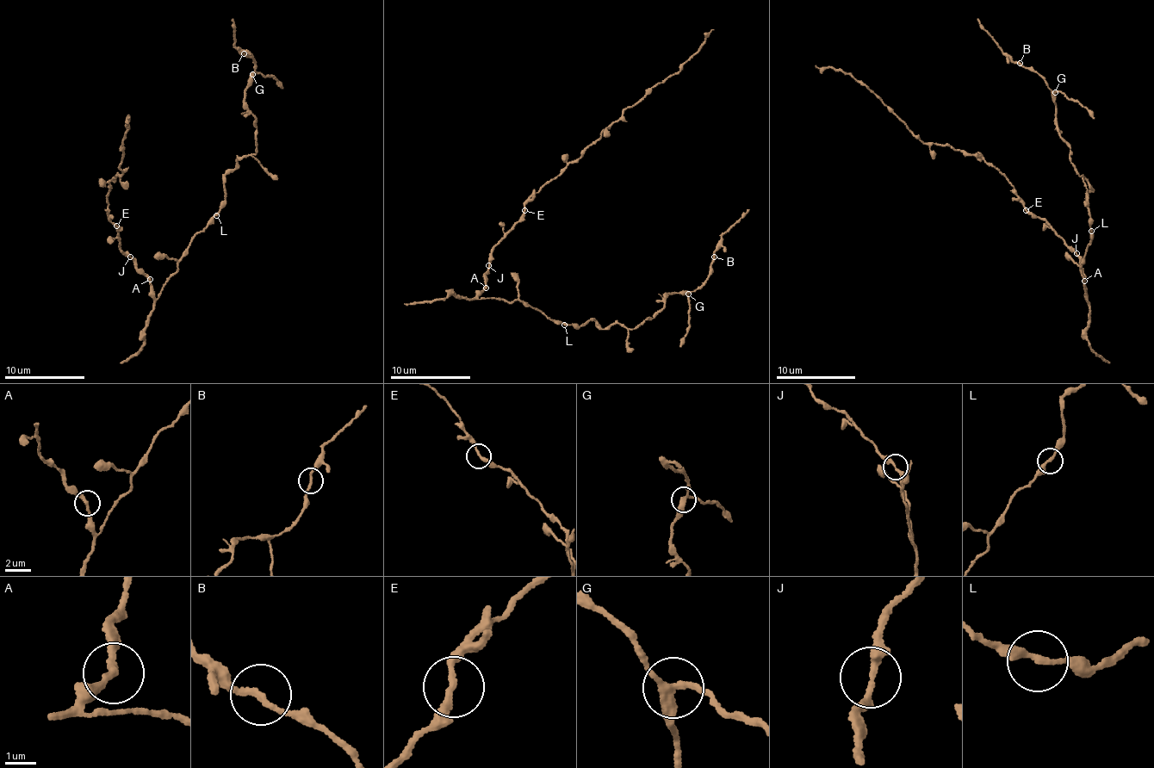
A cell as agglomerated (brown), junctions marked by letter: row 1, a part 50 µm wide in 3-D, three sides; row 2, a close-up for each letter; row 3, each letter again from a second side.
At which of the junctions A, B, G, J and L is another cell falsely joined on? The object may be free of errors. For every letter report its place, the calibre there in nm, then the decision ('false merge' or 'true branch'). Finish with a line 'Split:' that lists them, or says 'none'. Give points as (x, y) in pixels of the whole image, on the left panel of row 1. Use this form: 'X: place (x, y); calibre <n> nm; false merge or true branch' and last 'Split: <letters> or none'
A: place (150, 279); calibre 200 nm; true branch
B: place (244, 53); calibre 200 nm; true branch
G: place (252, 74); calibre 260 nm; true branch
J: place (130, 257); calibre 240 nm; true branch
L: place (216, 215); calibre 260 nm; true branch
Split: none

